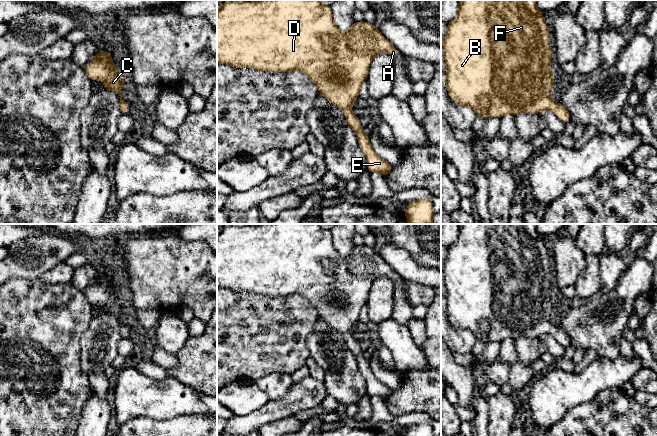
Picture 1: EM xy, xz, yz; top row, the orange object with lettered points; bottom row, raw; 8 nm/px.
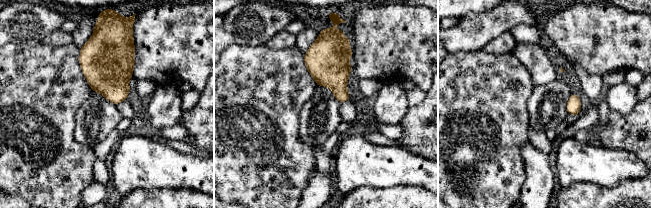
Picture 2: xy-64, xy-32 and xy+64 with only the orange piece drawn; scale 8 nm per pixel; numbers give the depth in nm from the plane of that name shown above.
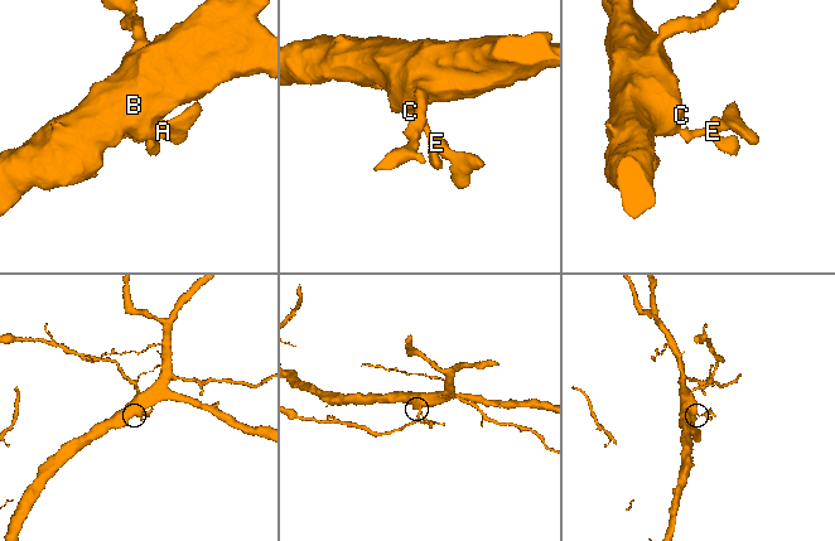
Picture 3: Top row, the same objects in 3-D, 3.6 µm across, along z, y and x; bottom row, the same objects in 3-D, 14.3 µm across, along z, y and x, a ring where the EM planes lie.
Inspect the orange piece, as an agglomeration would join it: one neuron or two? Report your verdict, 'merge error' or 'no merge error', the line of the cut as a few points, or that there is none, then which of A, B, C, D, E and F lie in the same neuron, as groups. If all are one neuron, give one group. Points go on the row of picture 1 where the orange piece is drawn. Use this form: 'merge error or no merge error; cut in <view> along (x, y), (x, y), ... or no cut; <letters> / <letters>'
no merge error; no cut; A B C D E F

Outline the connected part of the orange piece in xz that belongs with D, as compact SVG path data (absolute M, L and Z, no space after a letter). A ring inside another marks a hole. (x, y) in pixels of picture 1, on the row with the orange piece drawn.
M319 0L230 1L217 9L217 64L266 72L305 73L317 86L318 92L345 114L347 124L355 131L359 147L366 156L367 171L388 177L393 166L374 152L364 127L351 111L367 79L370 63L380 53L394 57L399 51L374 24L366 21L354 21L348 32L341 33L334 22L330 5ZM324 38L334 47L332 51L326 49Z

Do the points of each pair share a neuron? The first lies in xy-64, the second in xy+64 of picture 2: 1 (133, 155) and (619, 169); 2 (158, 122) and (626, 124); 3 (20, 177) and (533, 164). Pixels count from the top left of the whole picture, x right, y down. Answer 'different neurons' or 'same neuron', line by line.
1: same neuron
2: different neurons
3: different neurons

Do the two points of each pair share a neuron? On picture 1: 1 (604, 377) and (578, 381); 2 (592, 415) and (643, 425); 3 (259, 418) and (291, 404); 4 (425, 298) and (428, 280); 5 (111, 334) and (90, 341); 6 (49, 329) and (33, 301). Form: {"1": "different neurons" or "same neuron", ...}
{"1": "same neuron", "2": "same neuron", "3": "same neuron", "4": "different neurons", "5": "same neuron", "6": "same neuron"}

